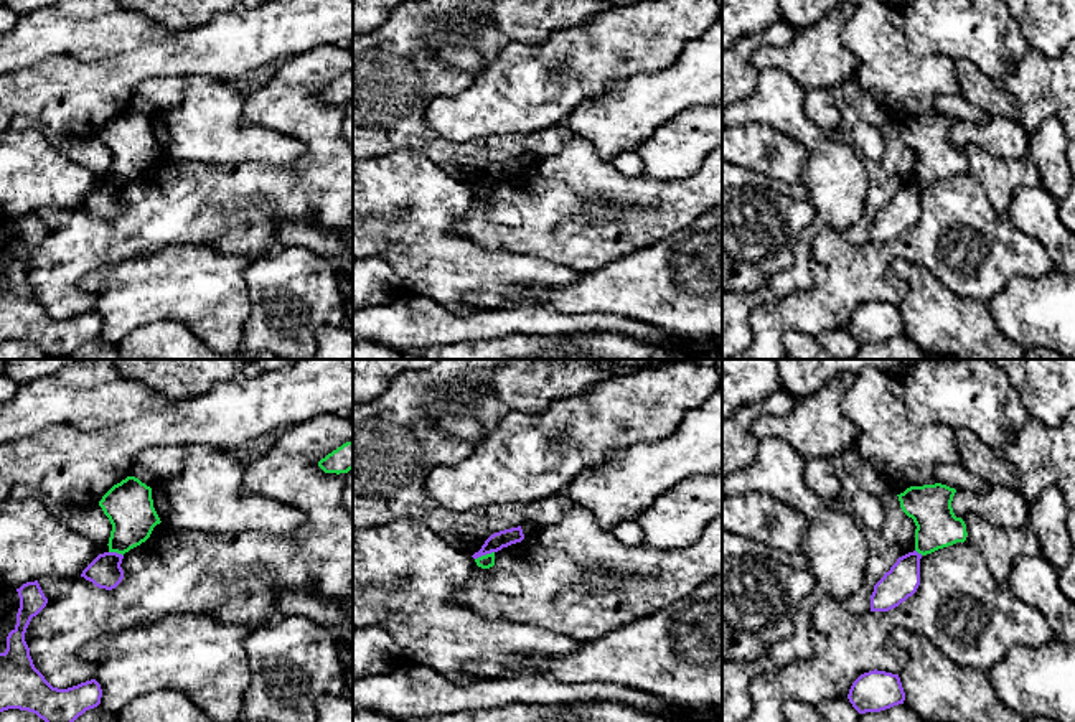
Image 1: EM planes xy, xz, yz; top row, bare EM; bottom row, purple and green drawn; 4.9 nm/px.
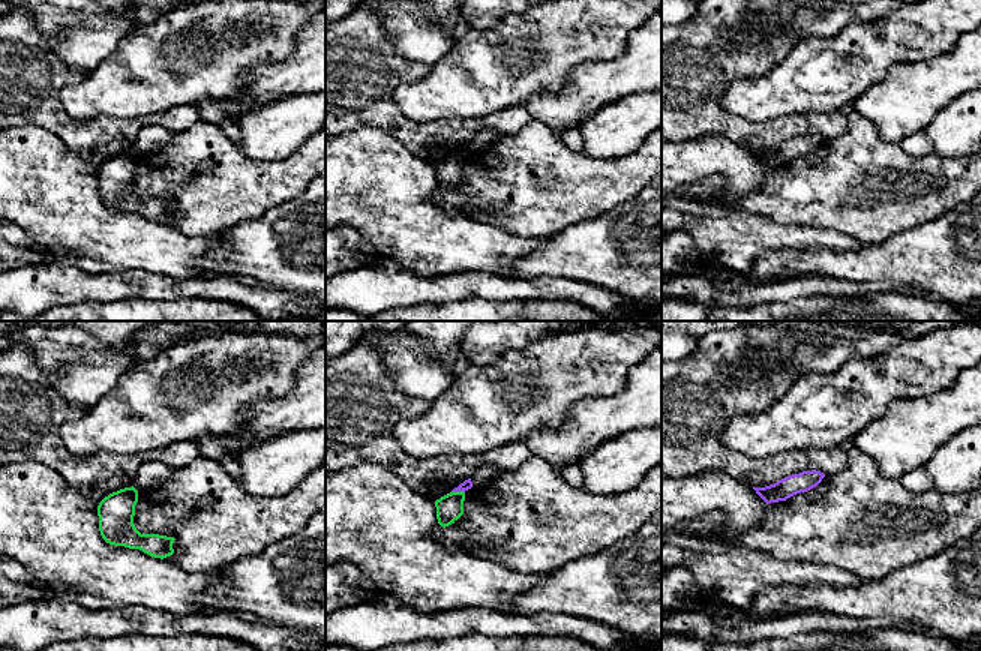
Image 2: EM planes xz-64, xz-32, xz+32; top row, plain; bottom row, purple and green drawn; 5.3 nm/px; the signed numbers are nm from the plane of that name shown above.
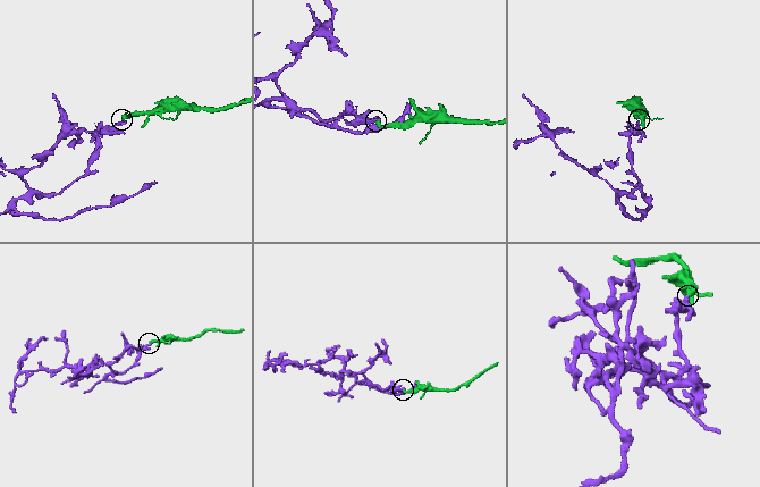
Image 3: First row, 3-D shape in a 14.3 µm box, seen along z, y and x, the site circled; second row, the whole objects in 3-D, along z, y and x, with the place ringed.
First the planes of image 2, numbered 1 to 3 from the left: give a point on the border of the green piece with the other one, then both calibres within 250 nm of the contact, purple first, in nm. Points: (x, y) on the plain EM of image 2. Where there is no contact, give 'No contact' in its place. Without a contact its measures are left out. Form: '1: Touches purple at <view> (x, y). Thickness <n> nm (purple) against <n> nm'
1: No contact
2: Touches purple at xz-32 (458, 155). Thickness 50 nm (purple) against 140 nm
3: No contact

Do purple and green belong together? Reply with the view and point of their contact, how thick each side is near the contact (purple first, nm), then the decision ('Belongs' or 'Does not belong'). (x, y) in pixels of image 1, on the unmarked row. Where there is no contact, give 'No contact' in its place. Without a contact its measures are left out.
Touches purple at xz (483, 185). Thickness 90 nm (purple) against 70 nm. Does not belong

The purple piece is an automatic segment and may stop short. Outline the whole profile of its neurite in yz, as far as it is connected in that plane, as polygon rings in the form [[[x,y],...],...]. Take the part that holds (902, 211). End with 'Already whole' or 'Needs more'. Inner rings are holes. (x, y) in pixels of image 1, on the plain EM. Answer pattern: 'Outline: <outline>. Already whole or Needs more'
Outline: [[[917,181],[897,190],[889,203],[874,216],[871,242],[889,242],[912,227],[920,216],[920,190]]]. Already whole

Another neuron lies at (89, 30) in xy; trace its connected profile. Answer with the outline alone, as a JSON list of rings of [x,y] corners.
[[[59,0],[41,10],[20,15],[15,26],[0,33],[0,74],[41,63],[49,56],[76,56],[96,61],[132,51],[143,41],[168,40],[171,30],[150,15],[129,10],[119,0]]]

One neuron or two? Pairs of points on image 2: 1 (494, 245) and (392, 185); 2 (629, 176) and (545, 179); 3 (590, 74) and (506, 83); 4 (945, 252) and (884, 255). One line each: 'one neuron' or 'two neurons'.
1: one neuron
2: one neuron
3: two neurons
4: one neuron

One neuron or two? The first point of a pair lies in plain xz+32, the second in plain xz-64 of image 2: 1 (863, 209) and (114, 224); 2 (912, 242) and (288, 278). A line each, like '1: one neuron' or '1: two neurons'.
1: two neurons
2: one neuron

